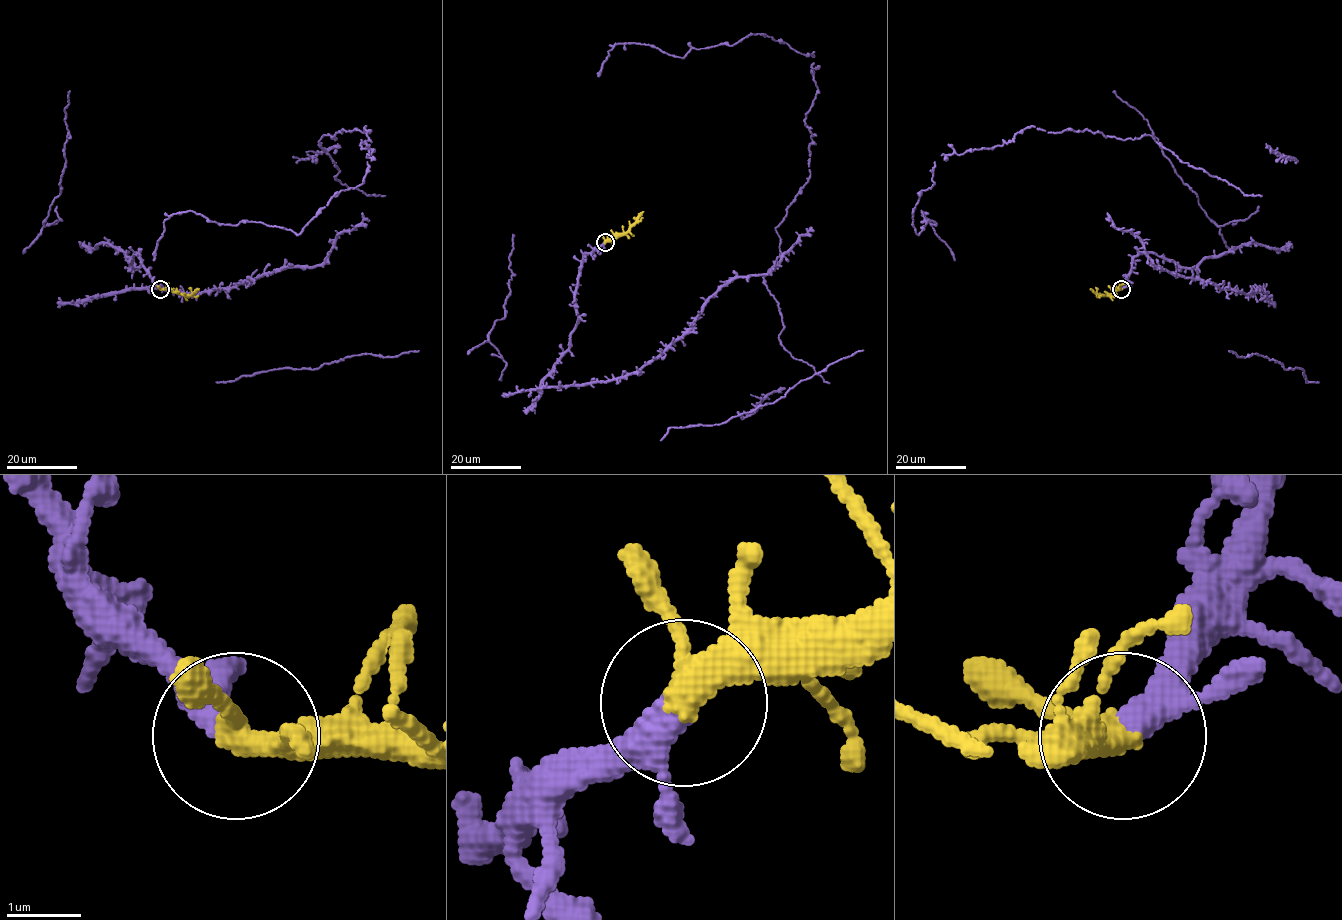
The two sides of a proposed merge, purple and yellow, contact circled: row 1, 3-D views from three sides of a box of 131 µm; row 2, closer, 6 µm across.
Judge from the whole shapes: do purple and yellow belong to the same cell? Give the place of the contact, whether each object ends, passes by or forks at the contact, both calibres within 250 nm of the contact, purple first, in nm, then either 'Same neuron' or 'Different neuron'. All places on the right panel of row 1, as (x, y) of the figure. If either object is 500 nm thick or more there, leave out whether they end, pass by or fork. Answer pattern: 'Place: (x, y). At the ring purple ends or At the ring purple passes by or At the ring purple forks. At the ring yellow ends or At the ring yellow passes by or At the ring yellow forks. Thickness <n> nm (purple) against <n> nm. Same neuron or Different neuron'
Place: (1121, 289). At the ring purple passes by. At the ring yellow passes by. Thickness 320 nm (purple) against 320 nm. Same neuron

